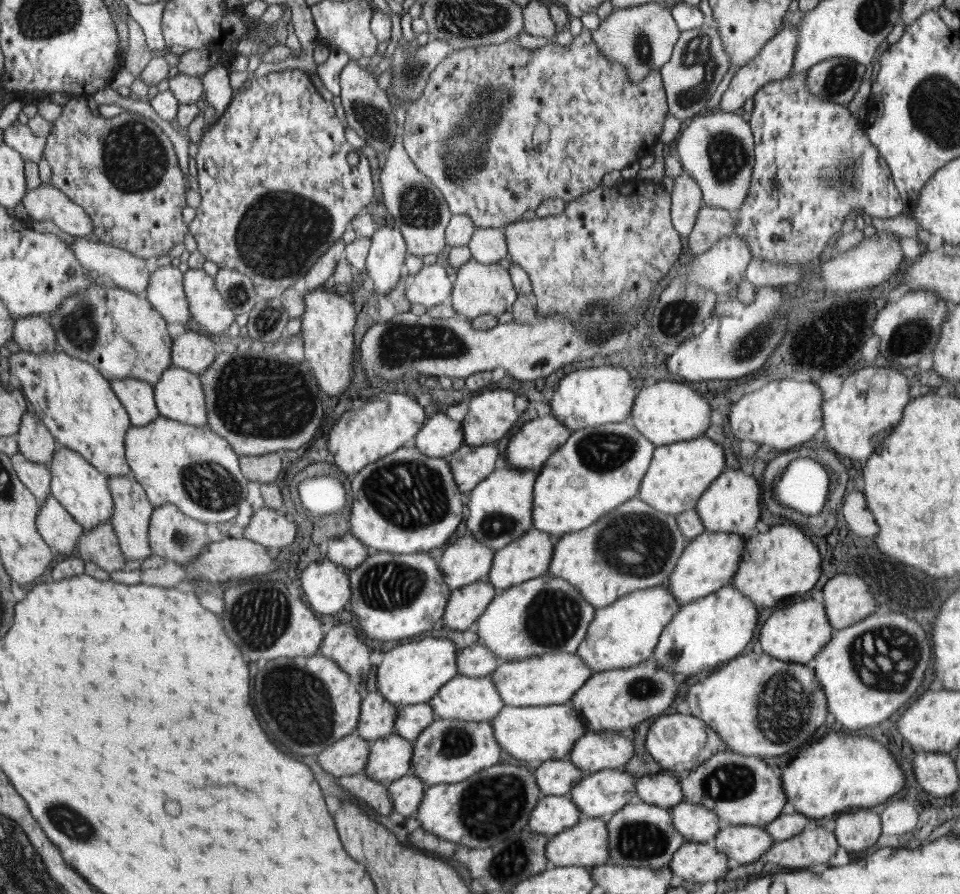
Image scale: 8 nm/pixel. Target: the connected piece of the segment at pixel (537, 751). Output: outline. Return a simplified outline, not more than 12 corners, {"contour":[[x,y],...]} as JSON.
{"contour":[[569,703],[504,706],[492,719],[508,756],[568,757],[591,732]]}

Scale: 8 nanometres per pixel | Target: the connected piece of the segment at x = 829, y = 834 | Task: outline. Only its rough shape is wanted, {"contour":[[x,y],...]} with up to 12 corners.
{"contour":[[810,826],[774,842],[764,857],[802,870],[830,865],[832,831]]}

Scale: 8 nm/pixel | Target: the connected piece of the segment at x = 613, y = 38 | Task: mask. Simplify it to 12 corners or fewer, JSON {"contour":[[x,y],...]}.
{"contour":[[661,4],[616,8],[594,44],[640,82],[680,36]]}

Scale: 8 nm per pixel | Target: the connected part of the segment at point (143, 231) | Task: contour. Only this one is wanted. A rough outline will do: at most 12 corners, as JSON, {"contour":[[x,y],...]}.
{"contour":[[63,98],[50,184],[144,259],[188,232],[170,137]]}

